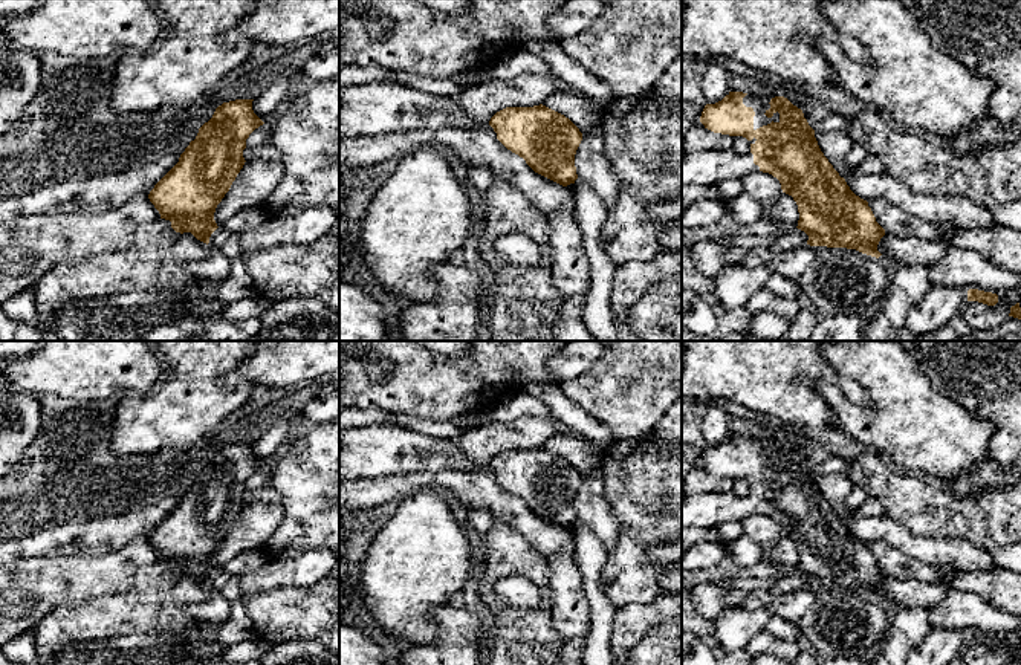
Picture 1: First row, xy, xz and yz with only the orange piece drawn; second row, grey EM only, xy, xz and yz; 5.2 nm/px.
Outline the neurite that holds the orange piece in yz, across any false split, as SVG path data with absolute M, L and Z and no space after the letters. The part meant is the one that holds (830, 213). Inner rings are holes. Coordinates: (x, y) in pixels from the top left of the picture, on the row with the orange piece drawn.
M729 92L721 101L705 105L700 122L714 133L746 138L750 150L682 154L682 187L715 187L726 179L741 180L754 171L769 173L780 180L783 193L796 202L799 212L796 228L809 235L807 245L856 249L876 258L882 255L877 245L885 229L876 222L868 202L850 190L824 156L802 110L787 98L775 96L764 102L754 95Z

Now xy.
M235 99L219 105L179 162L150 191L150 202L176 232L191 232L208 245L219 228L216 208L246 162L246 139L264 124L254 113L252 101Z

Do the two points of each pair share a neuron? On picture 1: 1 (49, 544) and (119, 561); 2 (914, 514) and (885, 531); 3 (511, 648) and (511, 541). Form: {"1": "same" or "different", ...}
{"1": "different", "2": "different", "3": "same"}

